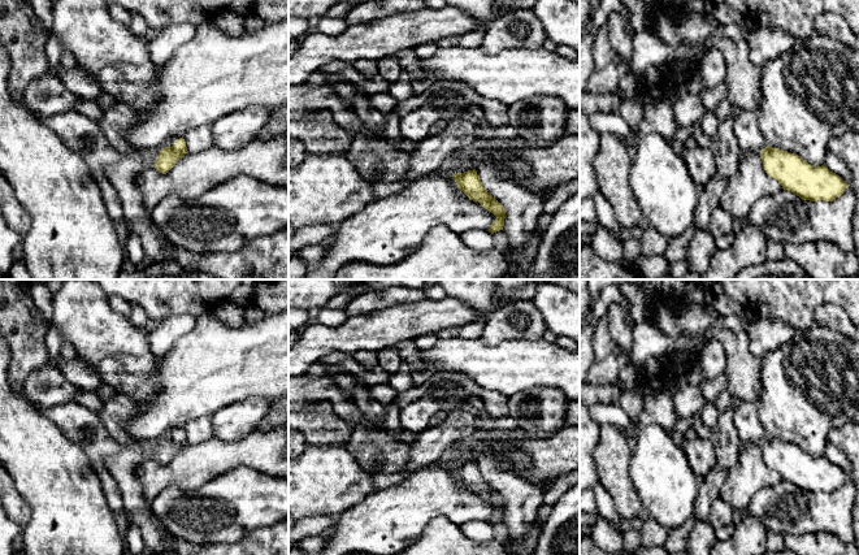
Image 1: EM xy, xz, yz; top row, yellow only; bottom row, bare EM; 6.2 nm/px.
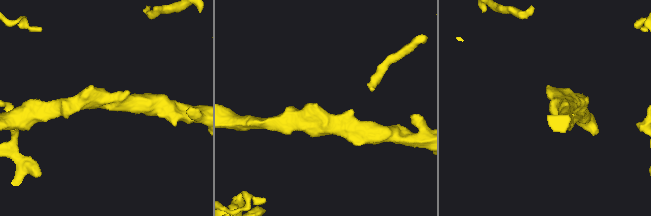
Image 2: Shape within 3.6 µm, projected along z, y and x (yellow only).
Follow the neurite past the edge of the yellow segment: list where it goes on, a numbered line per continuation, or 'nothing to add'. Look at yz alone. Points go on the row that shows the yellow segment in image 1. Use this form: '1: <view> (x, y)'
1: yz (745, 128)

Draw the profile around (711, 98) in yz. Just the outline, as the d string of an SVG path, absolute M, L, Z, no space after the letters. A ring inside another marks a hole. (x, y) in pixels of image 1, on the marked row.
M724 81L720 84L717 84L716 87L706 91L704 94L700 95L700 97L702 97L704 110L713 112L721 100L728 99L726 82Z

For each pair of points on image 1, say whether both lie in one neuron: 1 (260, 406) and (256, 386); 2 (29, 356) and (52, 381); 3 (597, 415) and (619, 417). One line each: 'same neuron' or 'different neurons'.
1: different neurons
2: different neurons
3: same neuron

